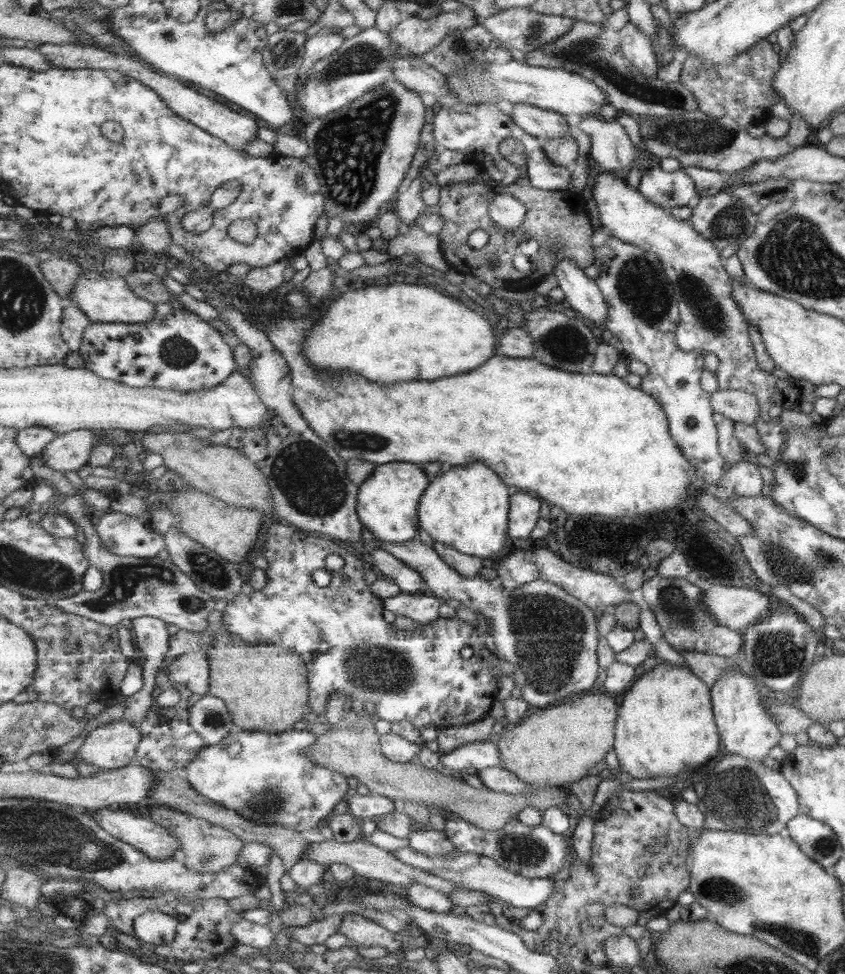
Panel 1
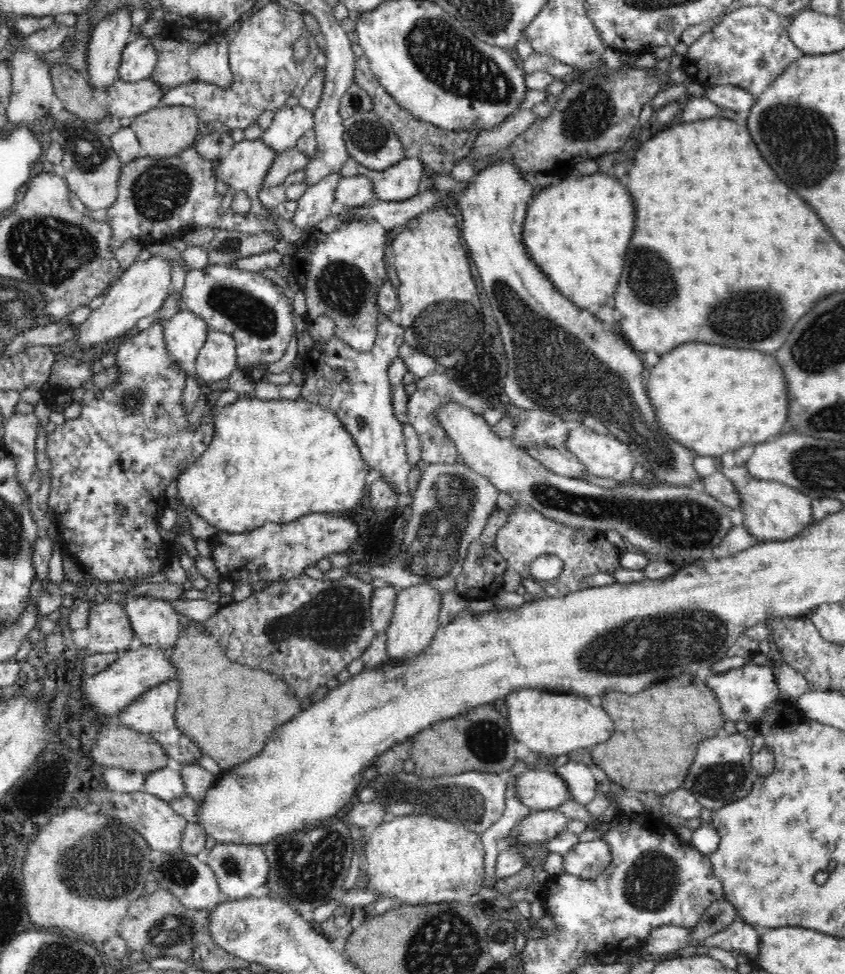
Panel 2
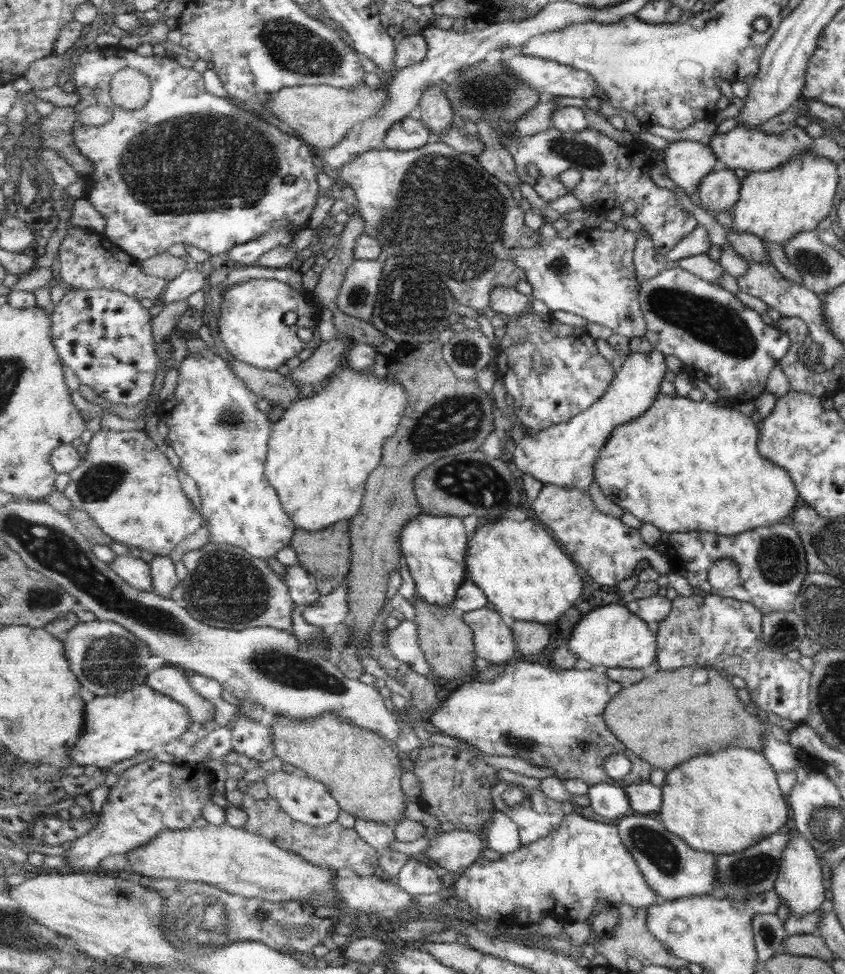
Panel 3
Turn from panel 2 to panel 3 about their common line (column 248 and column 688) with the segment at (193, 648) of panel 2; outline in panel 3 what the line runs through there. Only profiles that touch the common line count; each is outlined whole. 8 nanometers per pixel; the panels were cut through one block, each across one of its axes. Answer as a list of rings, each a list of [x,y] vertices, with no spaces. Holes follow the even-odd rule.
[[[689,666],[671,671],[658,669],[655,674],[645,677],[641,682],[623,687],[606,708],[604,717],[611,732],[614,732],[629,750],[633,750],[643,760],[649,761],[655,769],[669,773],[685,760],[700,754],[715,752],[721,746],[731,745],[763,753],[762,722],[753,709],[743,705],[735,695],[737,682],[714,668],[706,667],[706,681],[695,684],[693,674],[696,668],[697,666]]]

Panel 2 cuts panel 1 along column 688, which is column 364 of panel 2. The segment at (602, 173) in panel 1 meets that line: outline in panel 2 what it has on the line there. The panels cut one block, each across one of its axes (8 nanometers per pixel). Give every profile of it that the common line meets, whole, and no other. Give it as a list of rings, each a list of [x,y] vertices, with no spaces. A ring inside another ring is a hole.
[[[374,220],[340,222],[329,233],[311,231],[292,260],[295,280],[306,295],[305,320],[319,315],[332,318],[334,334],[360,352],[376,344],[379,308],[377,294],[385,277],[384,249],[386,229]]]

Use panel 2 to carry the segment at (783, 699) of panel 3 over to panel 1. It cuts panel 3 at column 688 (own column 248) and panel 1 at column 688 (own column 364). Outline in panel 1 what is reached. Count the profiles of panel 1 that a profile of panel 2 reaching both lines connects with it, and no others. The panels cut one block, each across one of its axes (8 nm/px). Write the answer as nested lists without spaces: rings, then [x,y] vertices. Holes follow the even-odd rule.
[[[658,573],[643,582],[642,598],[653,609],[663,630],[663,638],[667,644],[674,646],[676,655],[687,651],[702,652],[720,657],[735,657],[739,648],[743,648],[742,632],[717,624],[707,608],[704,608],[703,592],[699,586],[691,584],[685,578],[665,578]]]

